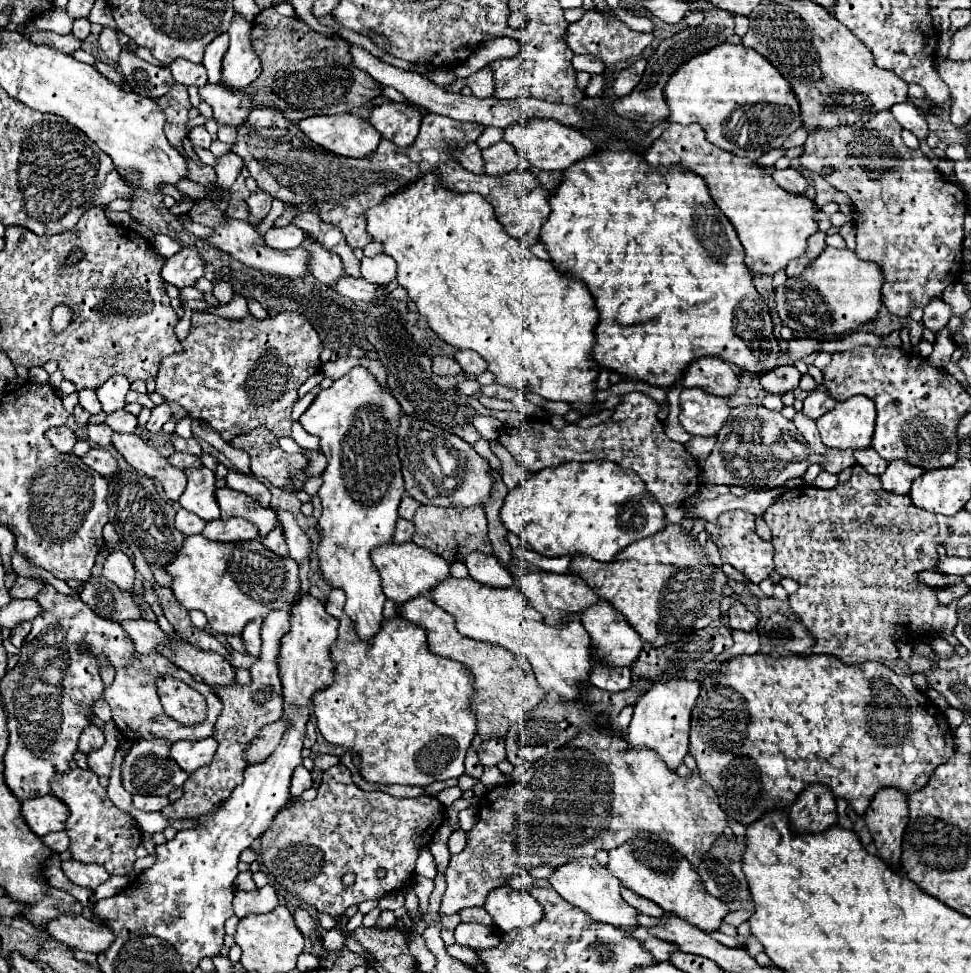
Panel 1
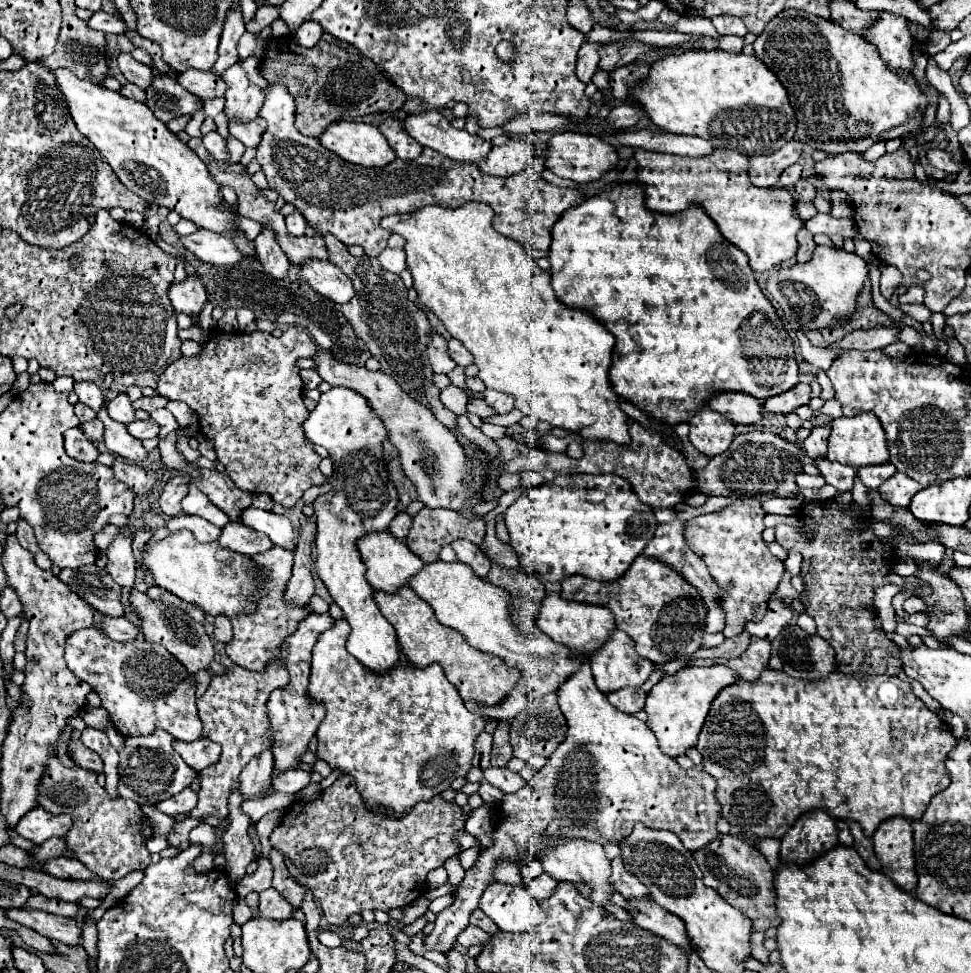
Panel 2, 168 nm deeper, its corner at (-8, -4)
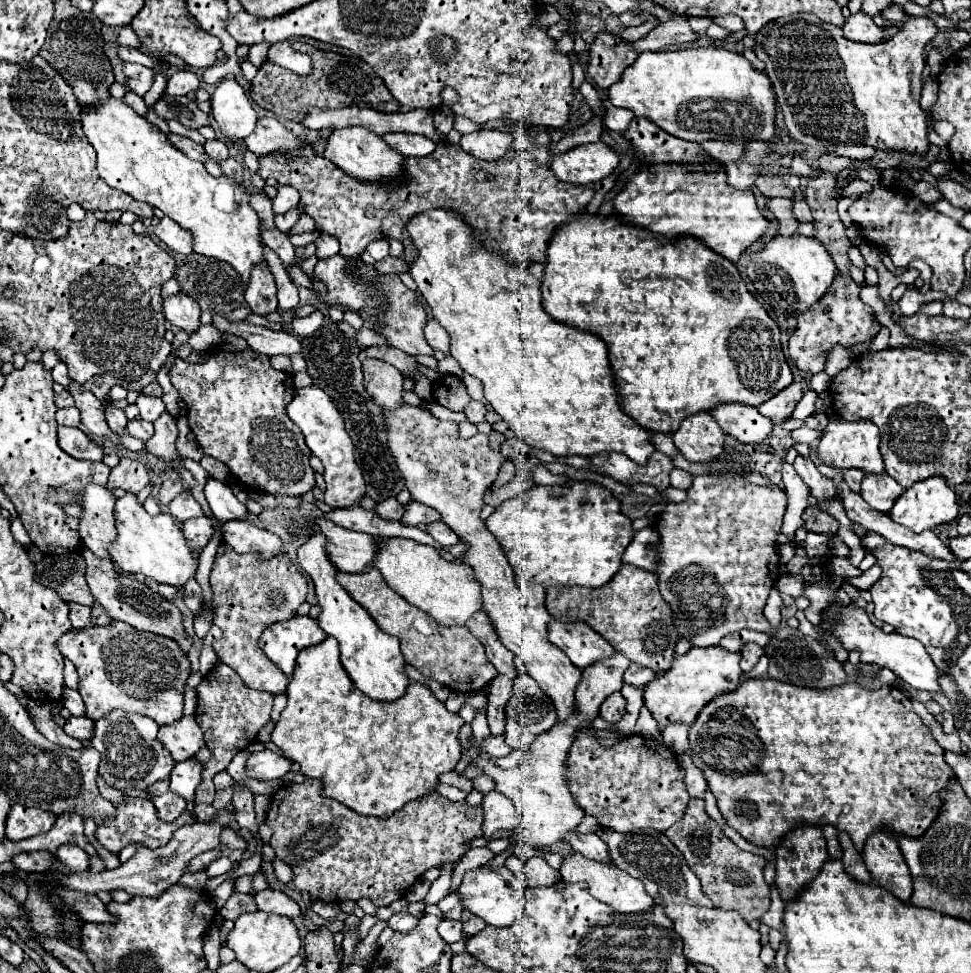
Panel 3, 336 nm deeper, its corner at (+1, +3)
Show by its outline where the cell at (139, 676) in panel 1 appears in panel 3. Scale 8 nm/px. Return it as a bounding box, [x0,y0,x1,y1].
[56,621,190,725]

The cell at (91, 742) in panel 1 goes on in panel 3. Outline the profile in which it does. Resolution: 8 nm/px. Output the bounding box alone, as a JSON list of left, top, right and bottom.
[64,717,94,741]

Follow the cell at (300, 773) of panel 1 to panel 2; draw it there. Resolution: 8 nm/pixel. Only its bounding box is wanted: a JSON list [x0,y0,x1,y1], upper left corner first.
[273,768,311,794]

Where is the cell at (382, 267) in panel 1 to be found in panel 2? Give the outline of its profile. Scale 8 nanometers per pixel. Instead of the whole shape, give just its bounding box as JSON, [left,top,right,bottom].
[377,248,405,274]

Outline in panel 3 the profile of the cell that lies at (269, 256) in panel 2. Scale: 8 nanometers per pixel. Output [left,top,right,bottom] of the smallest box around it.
[246,265,278,315]

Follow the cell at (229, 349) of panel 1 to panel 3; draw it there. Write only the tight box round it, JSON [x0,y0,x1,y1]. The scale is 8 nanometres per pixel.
[170,349,314,497]

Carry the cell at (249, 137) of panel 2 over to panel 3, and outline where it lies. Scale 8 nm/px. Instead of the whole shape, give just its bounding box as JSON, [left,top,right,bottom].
[244,117,298,155]

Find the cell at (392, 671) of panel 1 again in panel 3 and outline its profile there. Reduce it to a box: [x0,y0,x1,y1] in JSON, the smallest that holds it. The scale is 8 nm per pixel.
[272,637,464,817]

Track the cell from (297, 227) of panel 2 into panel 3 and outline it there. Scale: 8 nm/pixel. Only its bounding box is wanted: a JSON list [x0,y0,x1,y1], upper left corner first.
[272,185,300,215]

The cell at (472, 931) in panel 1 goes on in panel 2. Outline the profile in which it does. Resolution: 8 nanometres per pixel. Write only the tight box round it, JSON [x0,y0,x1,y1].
[457,926,491,948]

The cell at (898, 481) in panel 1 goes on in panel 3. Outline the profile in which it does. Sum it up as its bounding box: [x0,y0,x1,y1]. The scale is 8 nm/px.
[862,473,904,513]

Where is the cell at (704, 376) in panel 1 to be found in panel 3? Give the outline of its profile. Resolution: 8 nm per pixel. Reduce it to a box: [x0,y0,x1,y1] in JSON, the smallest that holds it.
[712,403,772,445]

